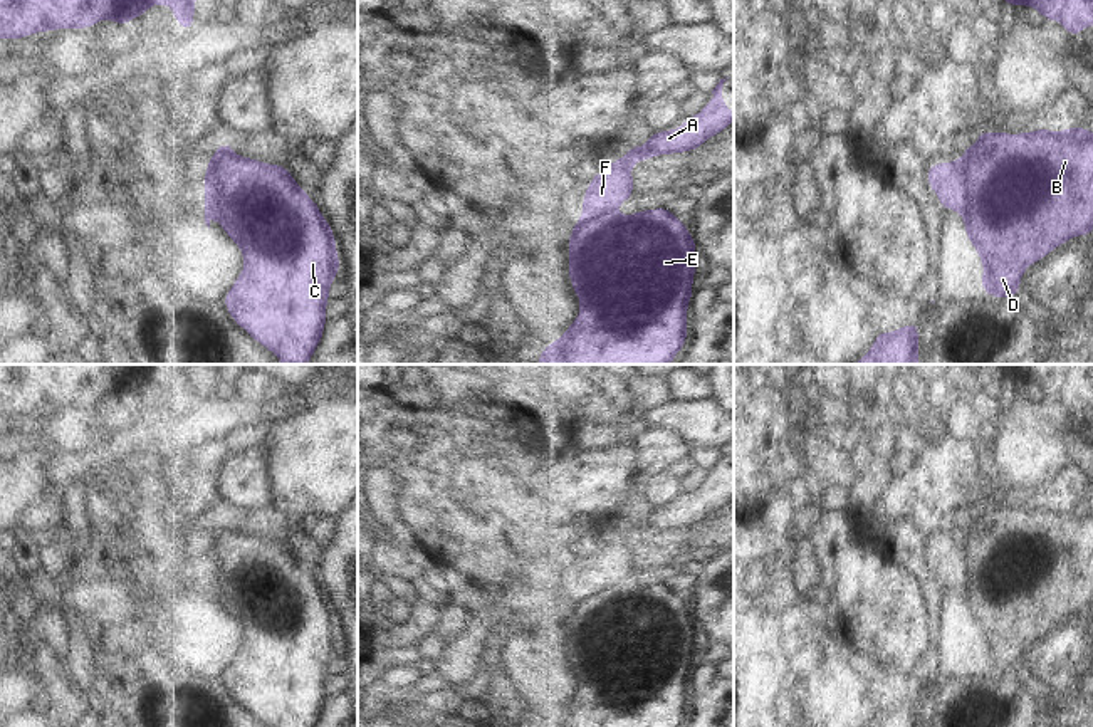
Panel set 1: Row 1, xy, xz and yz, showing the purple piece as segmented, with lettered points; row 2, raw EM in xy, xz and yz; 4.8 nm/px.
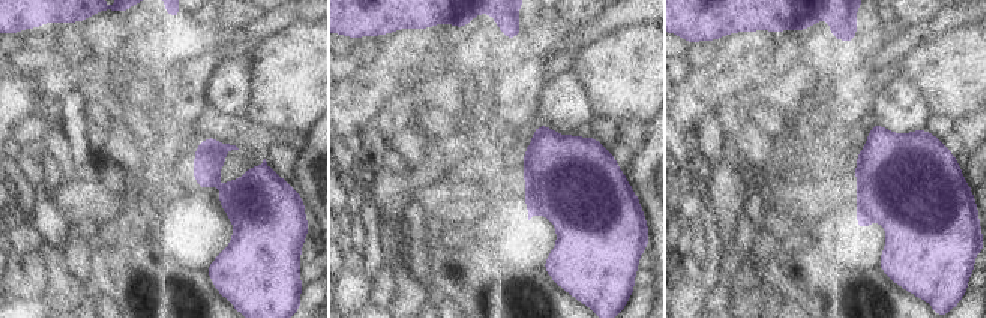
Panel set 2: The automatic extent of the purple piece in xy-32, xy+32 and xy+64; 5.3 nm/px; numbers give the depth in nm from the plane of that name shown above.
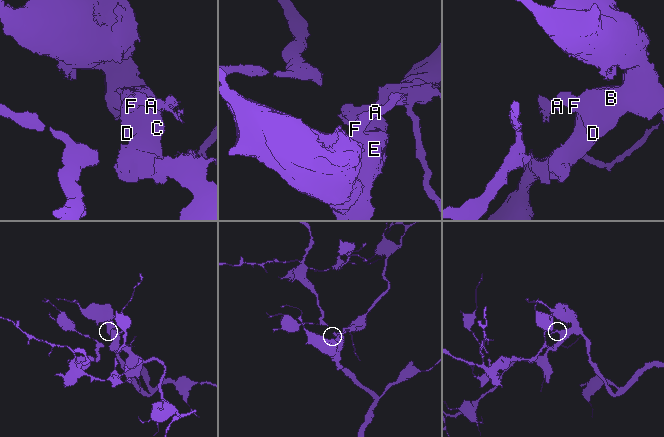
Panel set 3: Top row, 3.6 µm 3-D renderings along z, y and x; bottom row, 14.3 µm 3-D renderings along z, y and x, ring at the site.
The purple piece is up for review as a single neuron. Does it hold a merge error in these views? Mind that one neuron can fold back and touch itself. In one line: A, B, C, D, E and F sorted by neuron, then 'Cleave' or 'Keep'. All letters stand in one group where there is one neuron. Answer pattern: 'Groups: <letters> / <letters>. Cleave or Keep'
Groups: A F / B C D E. Cleave.

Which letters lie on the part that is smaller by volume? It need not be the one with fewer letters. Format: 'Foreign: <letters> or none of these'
Foreign: A, F

